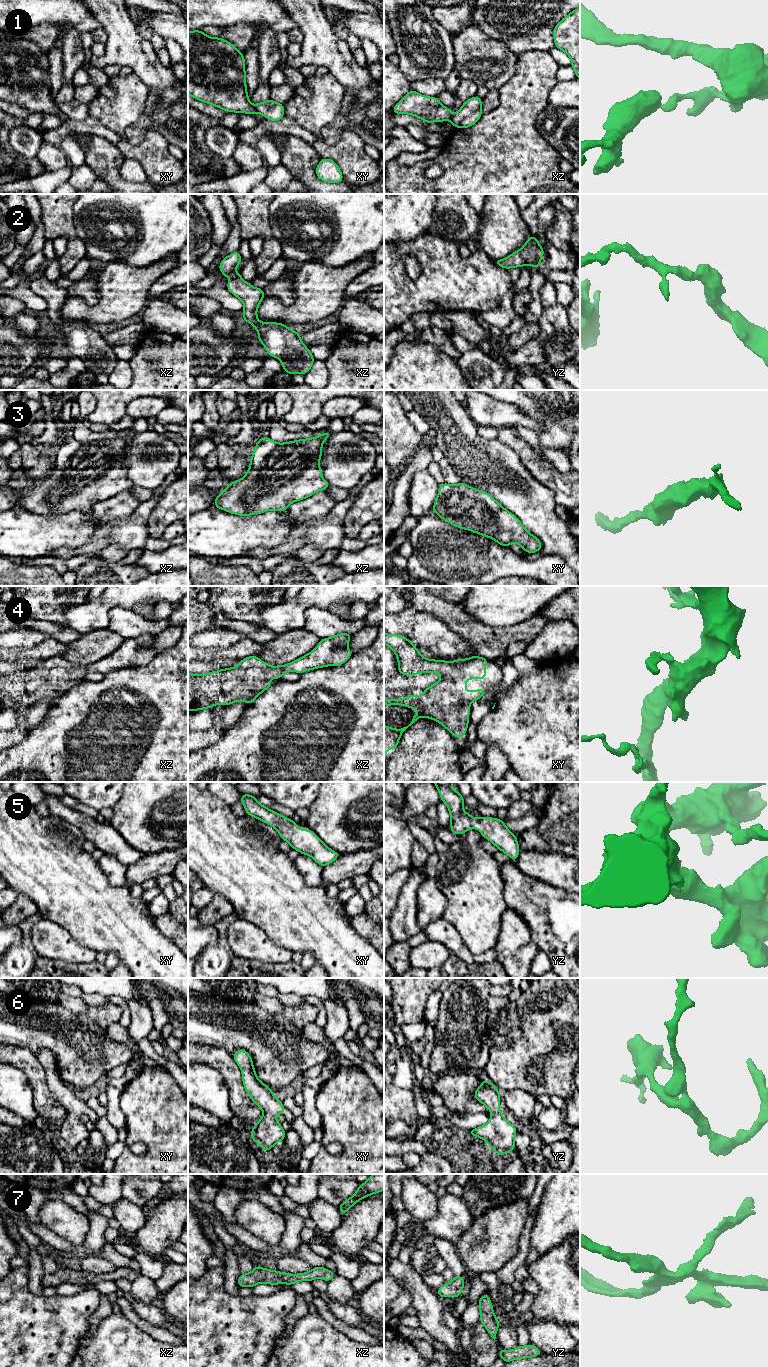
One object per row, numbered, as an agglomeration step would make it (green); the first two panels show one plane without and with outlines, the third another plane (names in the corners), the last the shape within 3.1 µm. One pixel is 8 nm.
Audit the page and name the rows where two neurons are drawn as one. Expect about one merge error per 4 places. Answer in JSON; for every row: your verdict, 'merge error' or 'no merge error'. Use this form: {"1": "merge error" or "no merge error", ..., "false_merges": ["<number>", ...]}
{"1": "merge error", "2": "no merge error", "3": "no merge error", "4": "no merge error", "5": "no merge error", "6": "no merge error", "7": "no merge error", "false_merges": ["1"]}

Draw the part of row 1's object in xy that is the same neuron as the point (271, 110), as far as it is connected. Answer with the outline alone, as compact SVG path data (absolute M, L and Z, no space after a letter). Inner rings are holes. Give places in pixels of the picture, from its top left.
M271 99L254 105L256 112L259 112L266 119L279 121L284 117L284 106Z

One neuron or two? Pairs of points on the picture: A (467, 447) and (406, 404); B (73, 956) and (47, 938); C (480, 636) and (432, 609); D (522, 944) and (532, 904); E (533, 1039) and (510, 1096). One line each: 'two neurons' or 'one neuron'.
A: two neurons
B: one neuron
C: one neuron
D: two neurons
E: two neurons

